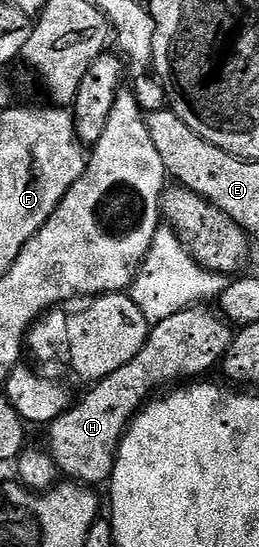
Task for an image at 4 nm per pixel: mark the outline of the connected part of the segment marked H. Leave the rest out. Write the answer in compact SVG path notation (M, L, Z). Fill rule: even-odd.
M208 305L187 307L182 313L174 313L174 317L166 317L166 321L151 324L146 345L142 345L142 353L134 361L126 361L122 369L114 369L114 373L93 382L81 399L79 396L66 413L50 424L46 447L61 476L81 485L107 484L112 478L120 440L140 408L157 393L181 381L207 376L204 374L223 360L234 331L219 310L210 308Z

